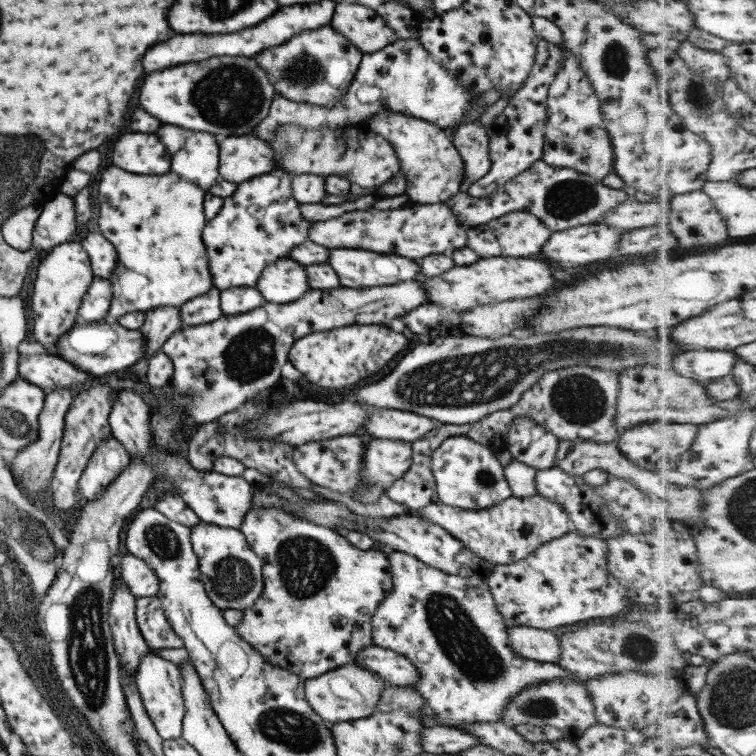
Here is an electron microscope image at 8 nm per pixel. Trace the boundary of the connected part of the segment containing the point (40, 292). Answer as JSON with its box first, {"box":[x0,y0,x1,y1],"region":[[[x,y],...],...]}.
{"box":[32,241,96,355],"region":[[[68,241],[51,248],[37,268],[35,289],[32,290],[32,314],[34,314],[32,334],[38,344],[54,355],[56,340],[79,321],[78,308],[96,276],[92,271],[88,253],[78,242]]]}

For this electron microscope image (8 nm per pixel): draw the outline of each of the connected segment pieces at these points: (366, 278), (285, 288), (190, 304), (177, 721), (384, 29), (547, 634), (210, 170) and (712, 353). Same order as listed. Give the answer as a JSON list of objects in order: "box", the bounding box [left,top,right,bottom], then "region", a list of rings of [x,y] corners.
[{"box":[327,248,420,288],"region":[[[333,248],[330,249],[327,263],[336,271],[341,286],[346,288],[382,287],[396,284],[402,280],[412,280],[420,276],[420,264],[404,256],[389,255],[388,253],[370,252],[360,248]]]},{"box":[256,256,310,304],"region":[[[286,256],[264,268],[258,279],[256,289],[260,291],[265,302],[288,304],[302,298],[310,291],[308,273],[305,266]]]},{"box":[179,287,222,326],"region":[[[218,287],[208,290],[206,294],[192,298],[179,306],[182,314],[182,326],[198,326],[219,320],[222,316],[220,290]]]},{"box":[134,653,186,740],"region":[[[152,653],[140,661],[134,676],[144,708],[163,740],[178,739],[182,736],[183,718],[186,709],[182,698],[181,676],[182,671],[180,671],[179,664],[164,660],[164,658]]]},{"box":[330,1,396,53],"region":[[[340,1],[336,3],[330,25],[364,53],[374,53],[396,42],[394,28],[368,6]]]},{"box":[508,626,561,663],"region":[[[512,626],[508,630],[508,643],[524,659],[554,663],[561,659],[559,636],[552,631],[538,630],[530,626]]]},{"box":[158,123,221,192],"region":[[[163,123],[162,128],[158,130],[158,136],[170,153],[171,172],[195,183],[206,192],[218,180],[221,180],[219,174],[220,147],[216,135],[209,132],[189,131],[186,128]]]},{"box":[674,350,739,385],"region":[[[688,350],[676,358],[674,368],[703,385],[734,375],[739,354],[729,350]]]}]

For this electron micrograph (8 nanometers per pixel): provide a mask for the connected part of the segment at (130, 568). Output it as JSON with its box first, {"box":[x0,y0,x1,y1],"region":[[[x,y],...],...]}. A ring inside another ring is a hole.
{"box":[120,556,160,598],"region":[[[124,556],[120,562],[120,574],[125,586],[136,598],[157,596],[160,580],[142,559]]]}

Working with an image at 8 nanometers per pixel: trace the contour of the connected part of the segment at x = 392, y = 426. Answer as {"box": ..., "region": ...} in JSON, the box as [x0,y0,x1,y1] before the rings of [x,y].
{"box":[364,408,442,442],"region":[[[372,408],[364,432],[376,439],[414,442],[430,430],[442,426],[440,421],[406,411]]]}

